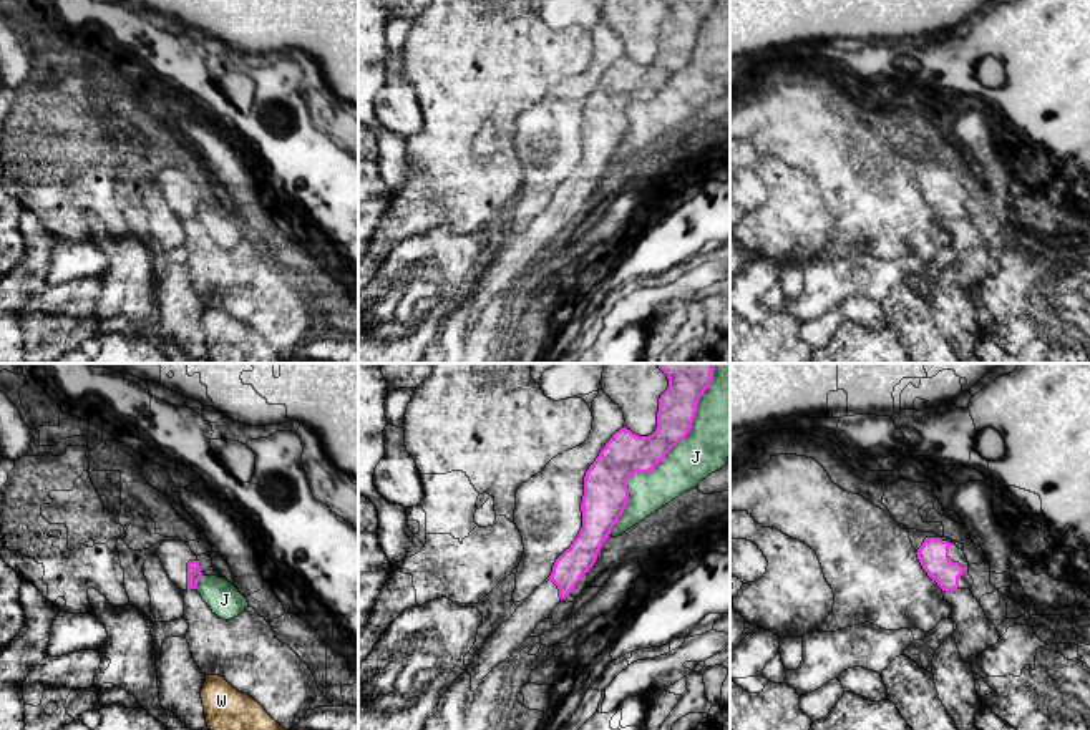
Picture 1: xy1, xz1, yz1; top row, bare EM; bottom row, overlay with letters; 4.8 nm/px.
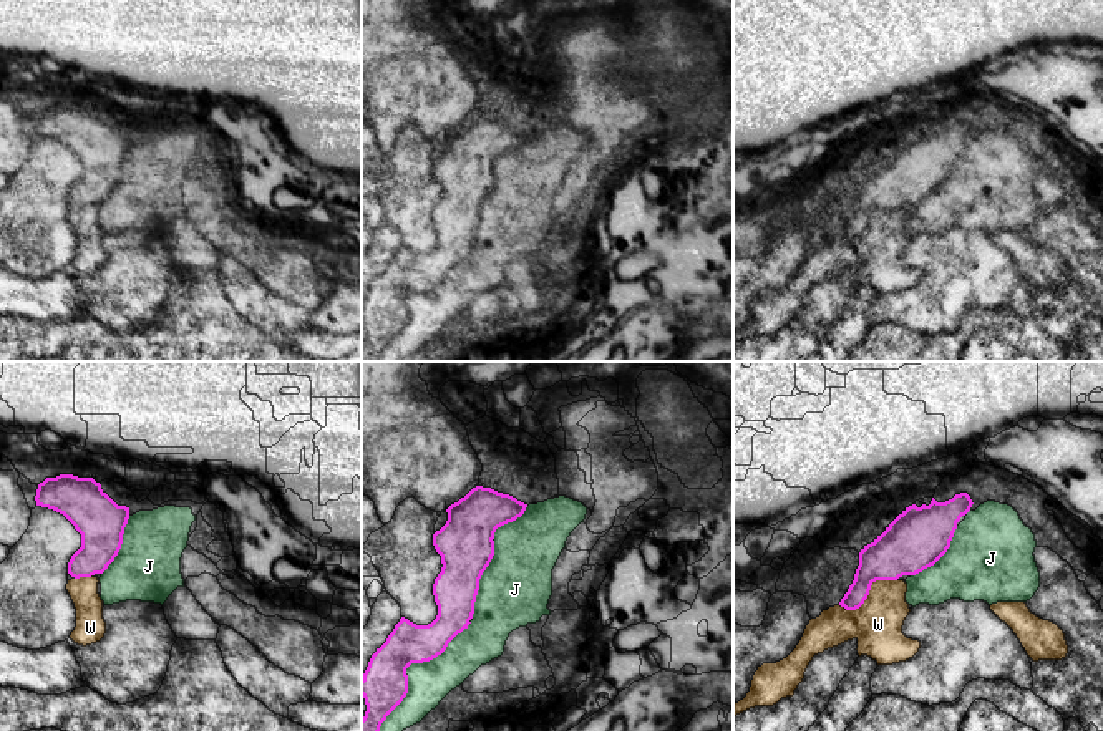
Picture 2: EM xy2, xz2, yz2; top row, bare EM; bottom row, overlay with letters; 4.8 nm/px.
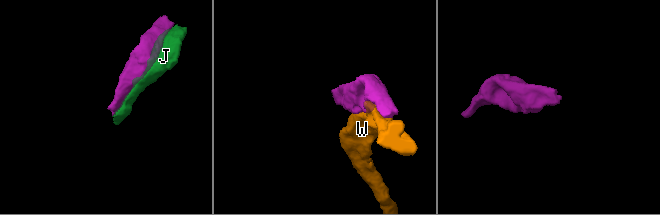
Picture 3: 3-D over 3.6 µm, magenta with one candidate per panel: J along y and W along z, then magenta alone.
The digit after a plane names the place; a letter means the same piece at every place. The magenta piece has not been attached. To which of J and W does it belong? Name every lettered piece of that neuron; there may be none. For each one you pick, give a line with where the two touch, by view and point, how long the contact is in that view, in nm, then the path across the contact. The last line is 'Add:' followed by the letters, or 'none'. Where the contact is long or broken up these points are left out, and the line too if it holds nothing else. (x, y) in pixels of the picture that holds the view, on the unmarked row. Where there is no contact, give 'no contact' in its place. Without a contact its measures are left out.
Add: none

